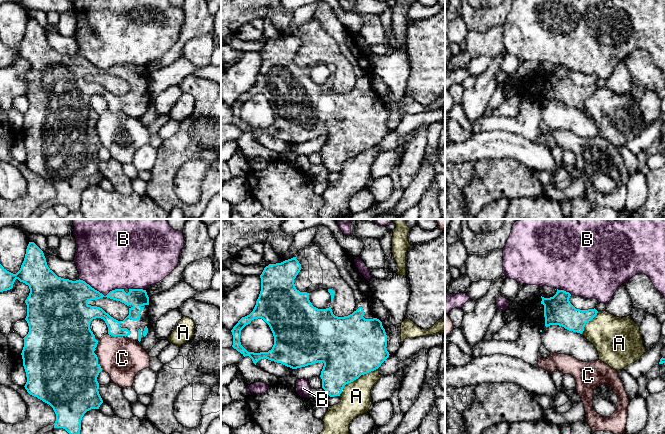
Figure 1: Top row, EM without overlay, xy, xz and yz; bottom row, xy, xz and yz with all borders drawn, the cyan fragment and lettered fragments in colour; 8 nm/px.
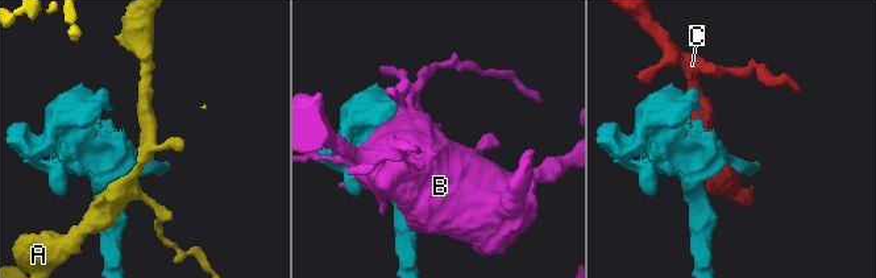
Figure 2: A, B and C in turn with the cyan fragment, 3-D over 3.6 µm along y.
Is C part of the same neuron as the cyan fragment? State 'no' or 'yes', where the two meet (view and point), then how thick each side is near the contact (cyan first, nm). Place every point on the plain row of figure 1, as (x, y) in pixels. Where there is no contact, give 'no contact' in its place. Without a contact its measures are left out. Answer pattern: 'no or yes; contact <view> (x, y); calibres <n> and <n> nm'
no; contact xy (117, 111); calibres 150 and 340 nm

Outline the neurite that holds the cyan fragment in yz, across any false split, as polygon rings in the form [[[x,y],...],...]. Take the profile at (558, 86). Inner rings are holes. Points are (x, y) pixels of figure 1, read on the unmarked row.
[[[558,66],[553,73],[544,74],[540,81],[540,92],[536,97],[530,95],[540,106],[550,101],[559,101],[565,105],[582,110],[585,101],[598,89],[594,85],[576,85],[569,77],[571,70]]]

